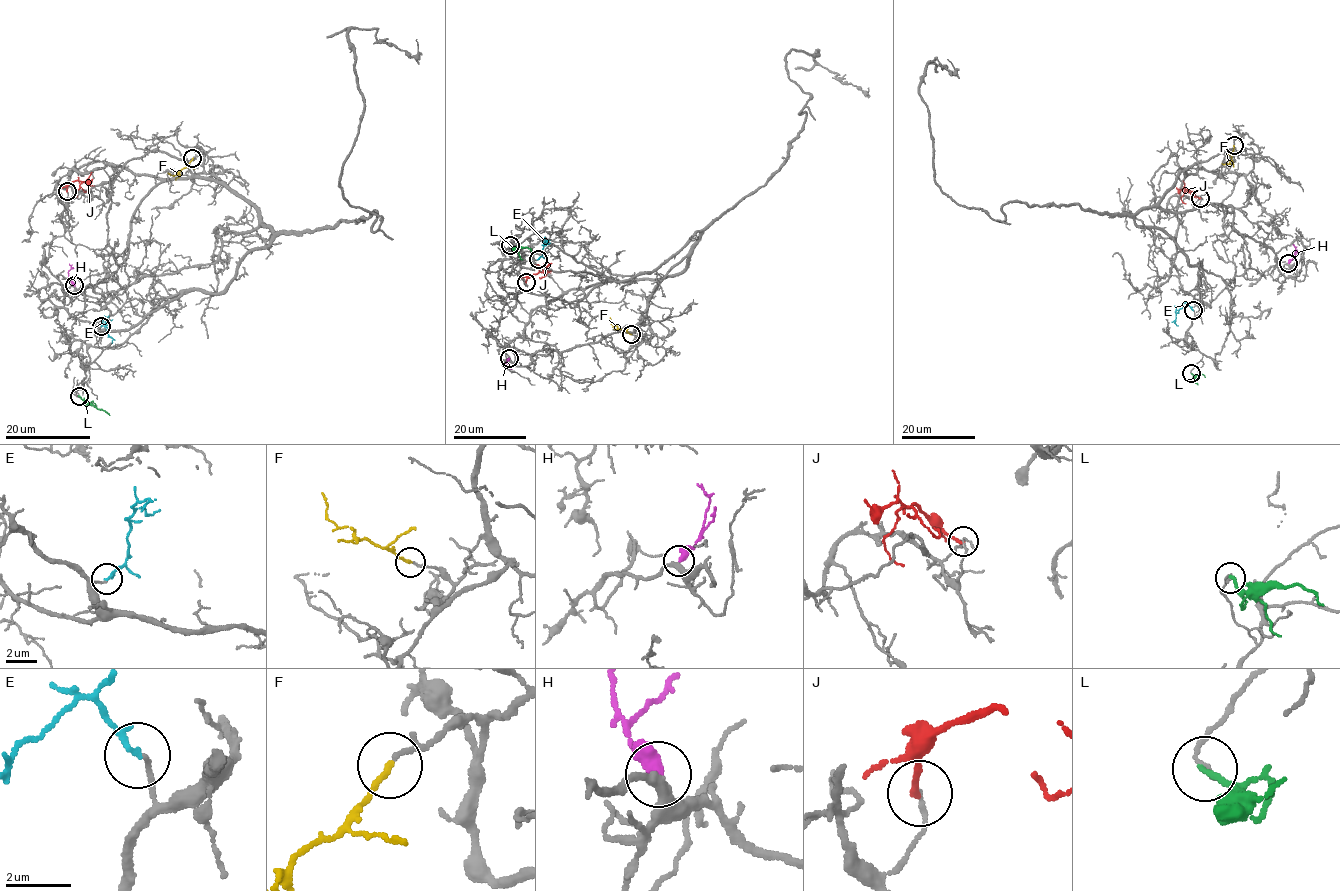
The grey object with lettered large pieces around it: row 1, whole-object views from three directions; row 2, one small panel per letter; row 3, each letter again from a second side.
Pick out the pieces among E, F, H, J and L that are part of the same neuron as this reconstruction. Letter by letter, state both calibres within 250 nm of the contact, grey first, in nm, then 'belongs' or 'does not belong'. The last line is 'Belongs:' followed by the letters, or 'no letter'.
E: 130/180 nm | belongs
F: 160/180 nm | belongs
H: 320/440 nm | does not belong
J: 110/180 nm | does not belong
L: 120/200 nm | does not belong
Belongs: E, F

